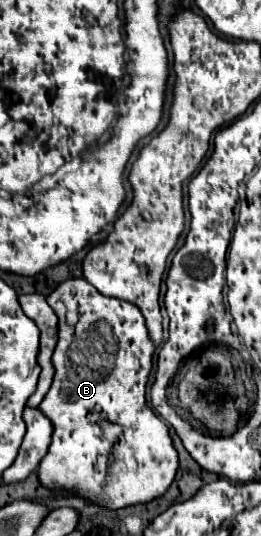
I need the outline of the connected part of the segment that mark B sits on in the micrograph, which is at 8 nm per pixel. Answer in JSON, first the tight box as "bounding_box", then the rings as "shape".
{"bounding_box":[38,279,178,507],"shape":[[[68,279],[60,283],[48,295],[48,305],[60,319],[60,333],[52,355],[56,377],[40,405],[54,425],[50,449],[38,467],[42,485],[70,489],[72,493],[90,499],[104,495],[108,505],[114,507],[152,501],[174,481],[178,453],[166,423],[146,405],[146,383],[152,369],[154,345],[148,337],[148,327],[140,309],[124,299],[102,295],[86,279]]]}

